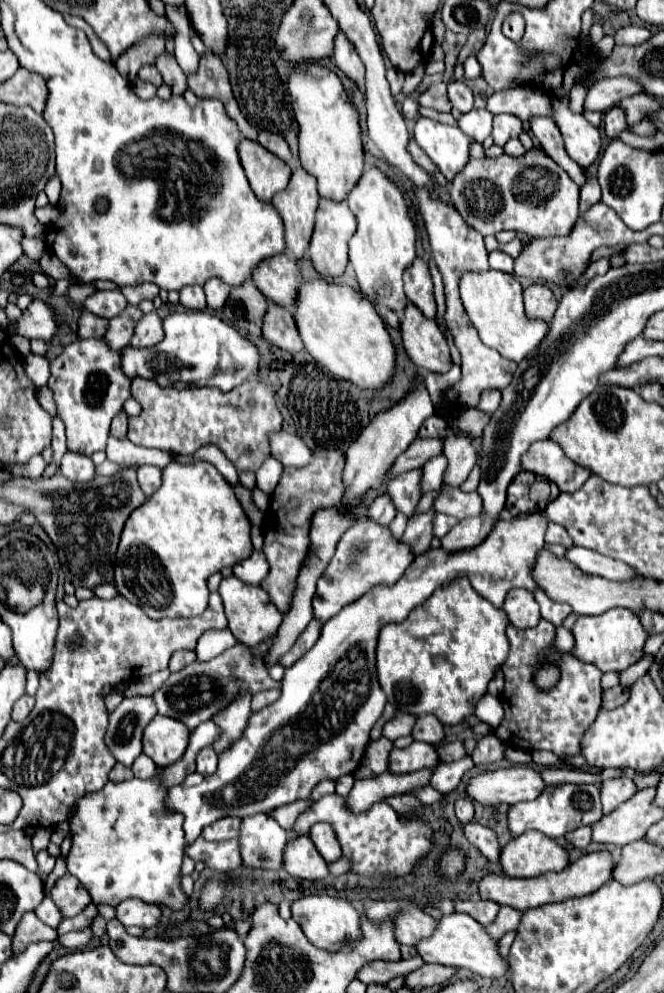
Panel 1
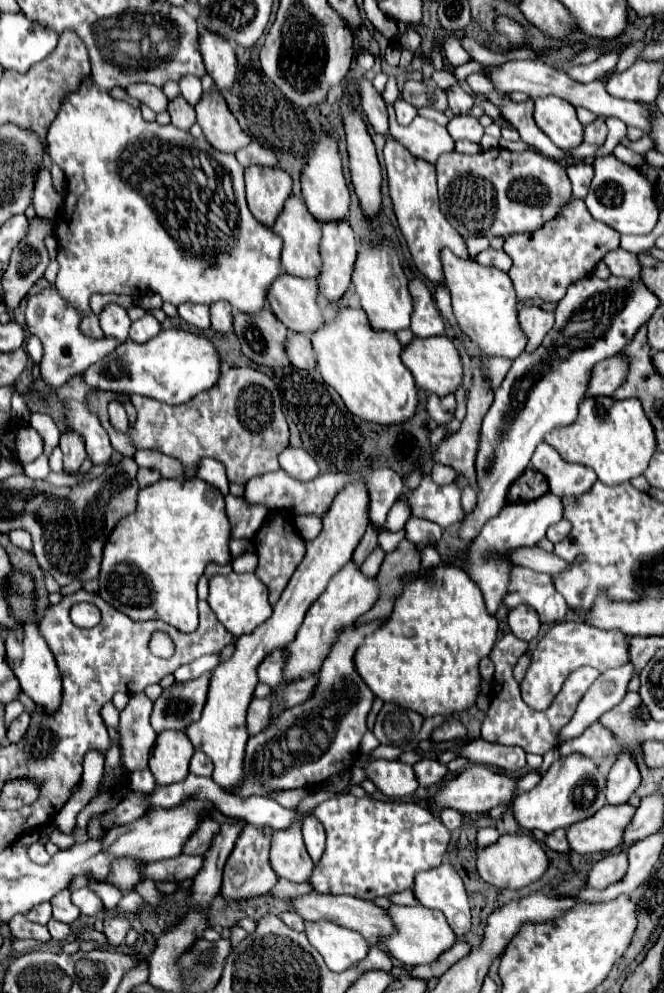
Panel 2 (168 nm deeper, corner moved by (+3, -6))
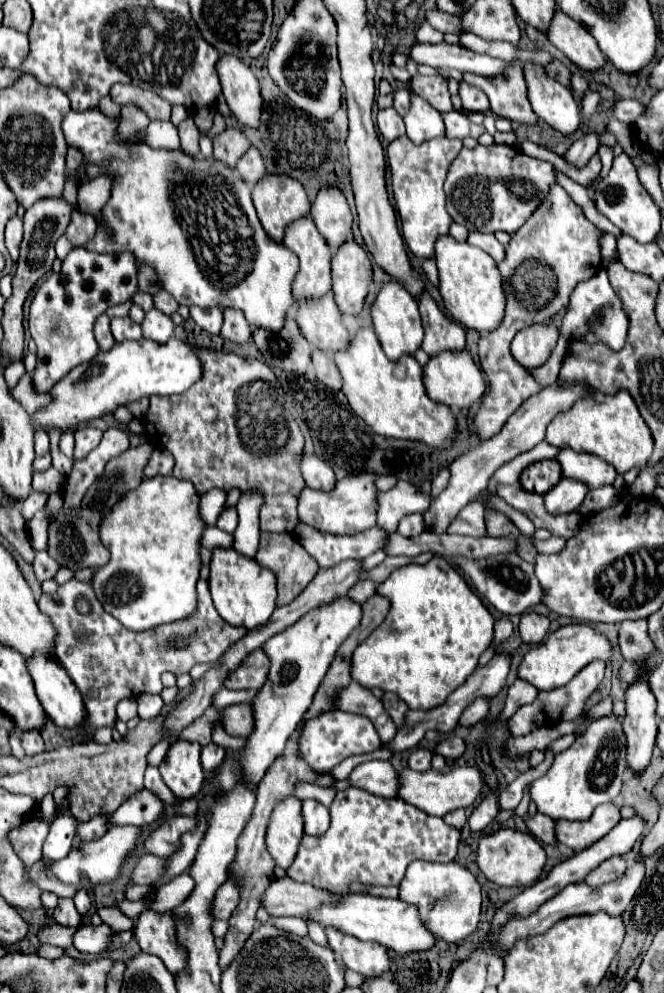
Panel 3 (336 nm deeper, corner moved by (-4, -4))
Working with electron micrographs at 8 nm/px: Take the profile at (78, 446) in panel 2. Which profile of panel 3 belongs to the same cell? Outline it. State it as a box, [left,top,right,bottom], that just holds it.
[75,427,103,459]

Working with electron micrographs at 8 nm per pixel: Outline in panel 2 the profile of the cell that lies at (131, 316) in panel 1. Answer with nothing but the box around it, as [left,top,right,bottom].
[26,289,120,387]

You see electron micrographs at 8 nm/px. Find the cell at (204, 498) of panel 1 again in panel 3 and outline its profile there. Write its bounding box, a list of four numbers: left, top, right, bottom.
[91,475,205,631]

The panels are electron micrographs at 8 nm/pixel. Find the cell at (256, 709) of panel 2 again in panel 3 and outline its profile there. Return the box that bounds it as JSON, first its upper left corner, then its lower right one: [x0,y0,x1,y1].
[221,703,253,737]

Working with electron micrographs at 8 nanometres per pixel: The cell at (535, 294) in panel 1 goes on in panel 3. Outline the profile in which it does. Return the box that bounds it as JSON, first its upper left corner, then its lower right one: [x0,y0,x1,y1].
[511,325,559,369]

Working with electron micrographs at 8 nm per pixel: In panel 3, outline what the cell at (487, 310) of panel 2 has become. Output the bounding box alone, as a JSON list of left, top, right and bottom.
[435,235,505,335]

